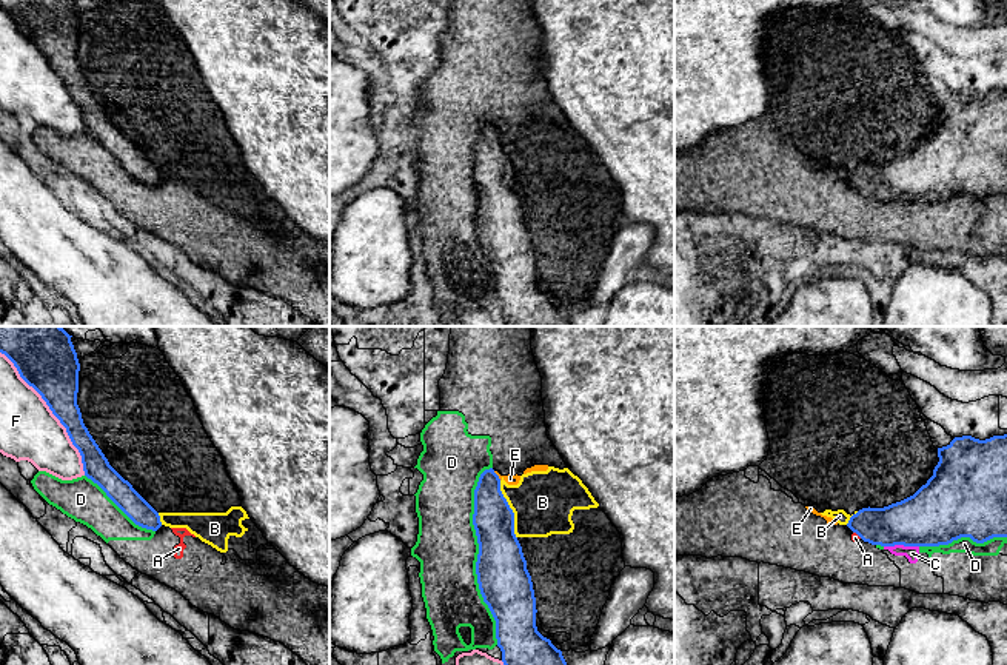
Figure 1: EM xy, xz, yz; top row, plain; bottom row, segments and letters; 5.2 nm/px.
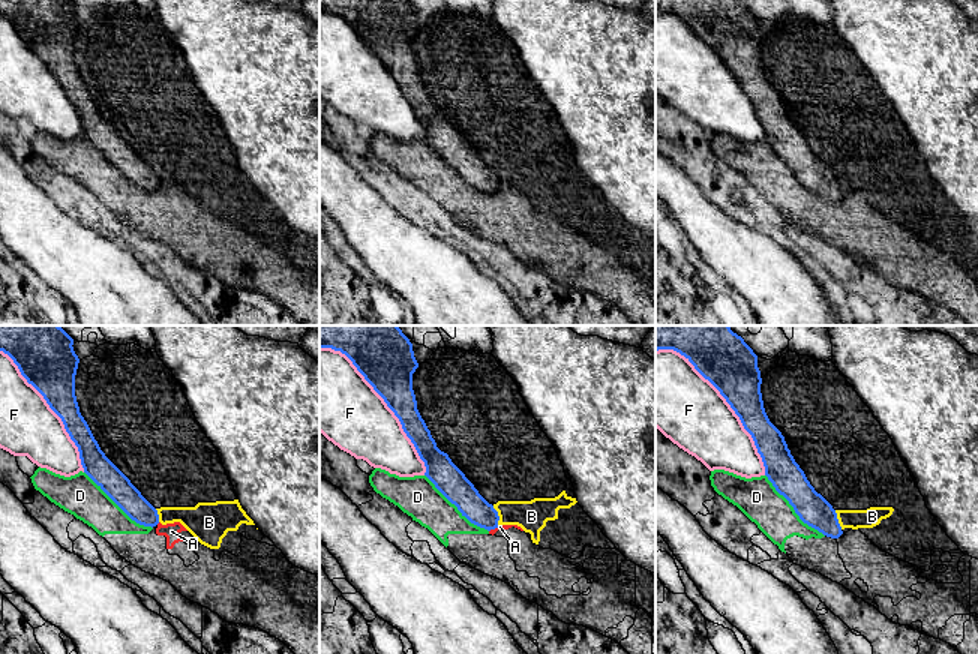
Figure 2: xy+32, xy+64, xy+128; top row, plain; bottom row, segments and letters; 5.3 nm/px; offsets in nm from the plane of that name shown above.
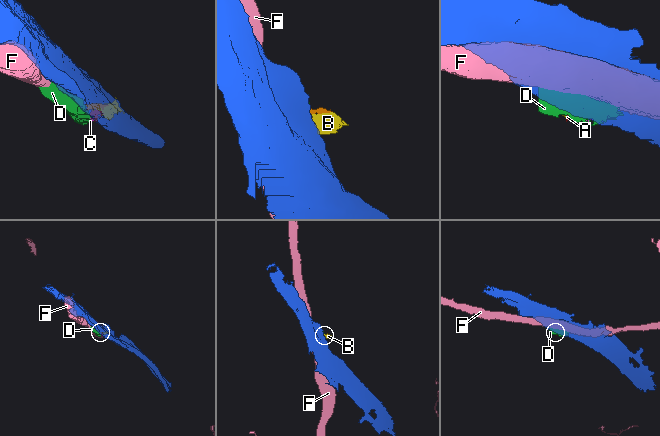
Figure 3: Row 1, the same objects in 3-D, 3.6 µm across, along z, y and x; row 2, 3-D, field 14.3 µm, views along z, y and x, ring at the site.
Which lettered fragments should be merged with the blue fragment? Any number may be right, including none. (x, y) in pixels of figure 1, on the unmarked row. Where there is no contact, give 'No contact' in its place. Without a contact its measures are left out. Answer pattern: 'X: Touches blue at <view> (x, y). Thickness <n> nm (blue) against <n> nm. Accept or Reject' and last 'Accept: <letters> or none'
A: Touches blue at yz (858, 190). Thickness 220 nm (blue) against 50 nm. Reject
B: Touches blue at xz (511, 165). Thickness 220 nm (blue) against 320 nm. Reject
C: Touches blue at yz (901, 199). Thickness 320 nm (blue) against 80 nm. Reject
D: Touches blue at xz (478, 210). Thickness 280 nm (blue) against 320 nm. Reject
E: Touches blue at xz (498, 131). Thickness 220 nm (blue) against 50 nm. Reject
F: Touches blue at xy (53, 68). Thickness 280 nm (blue) against 300 nm. Reject
Accept: none

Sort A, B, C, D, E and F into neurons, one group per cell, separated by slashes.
A B C D E / F

